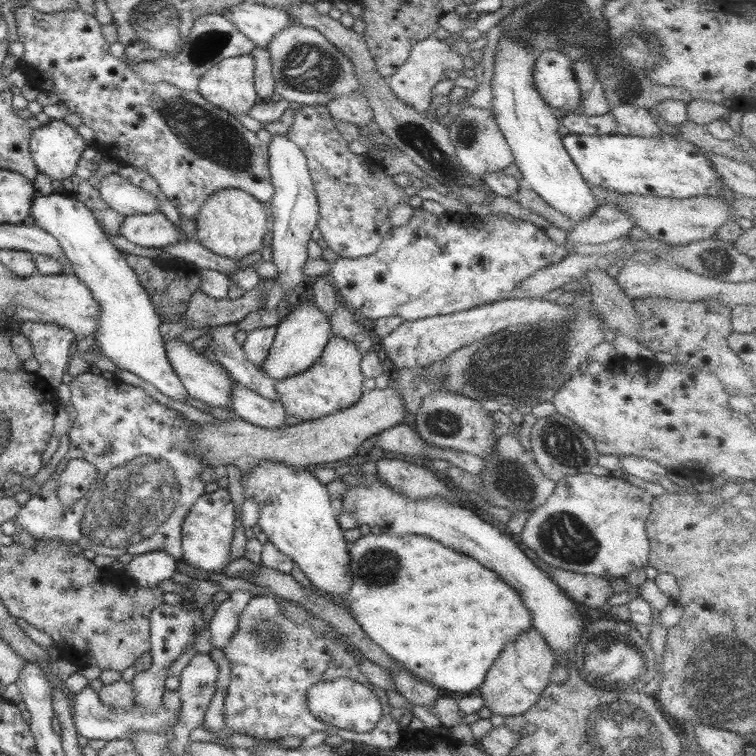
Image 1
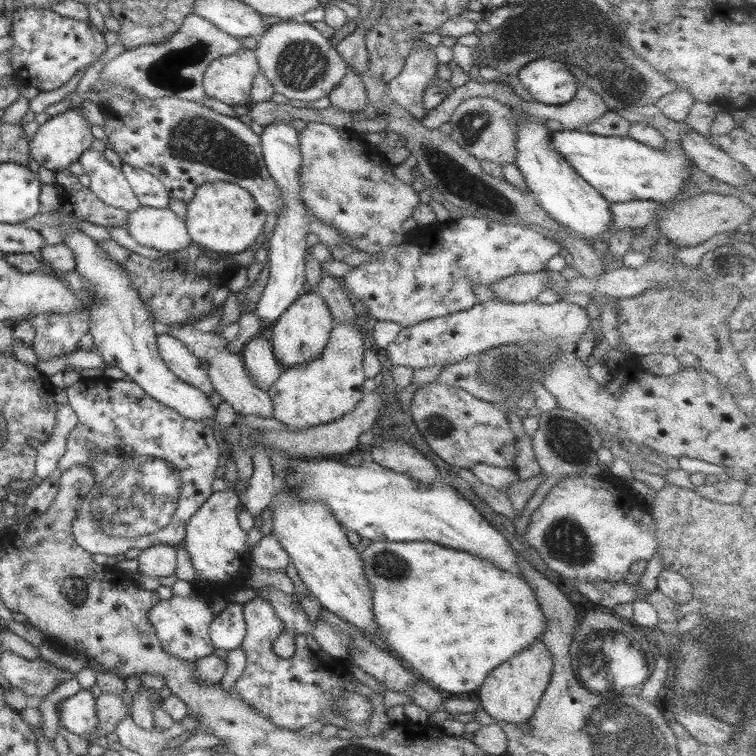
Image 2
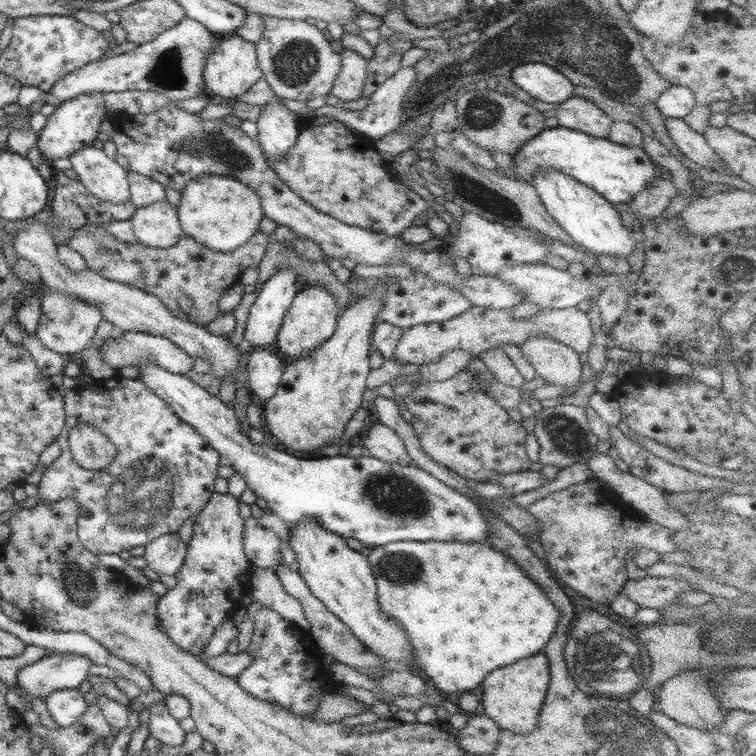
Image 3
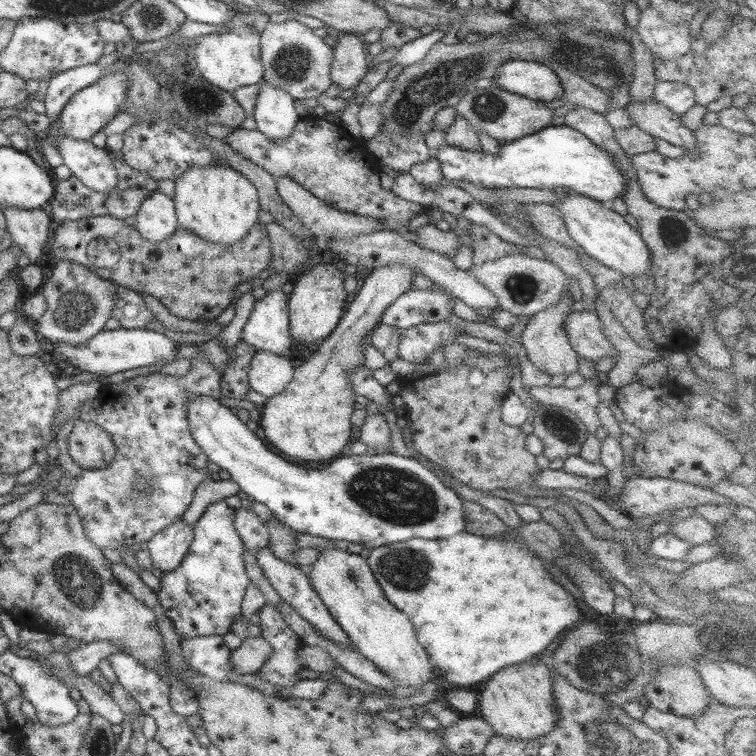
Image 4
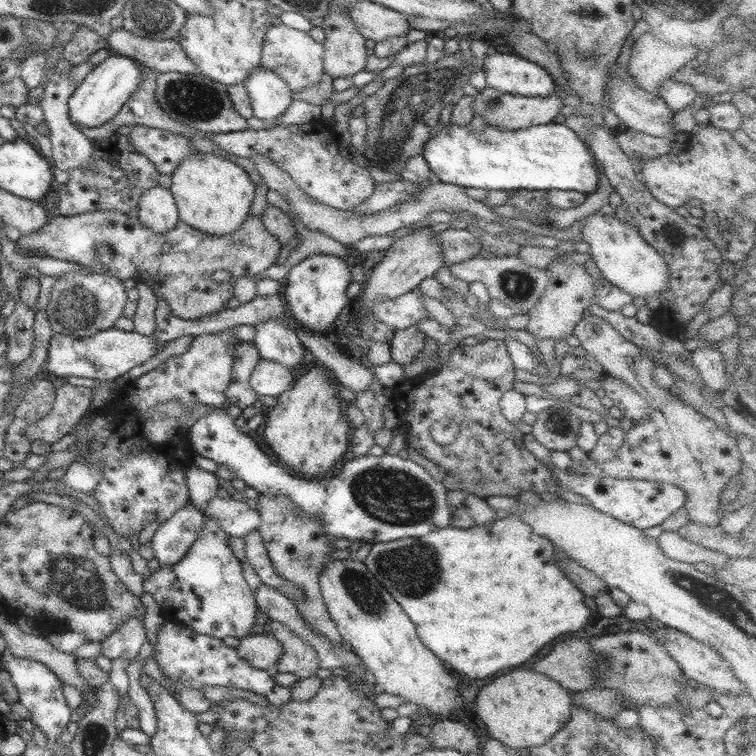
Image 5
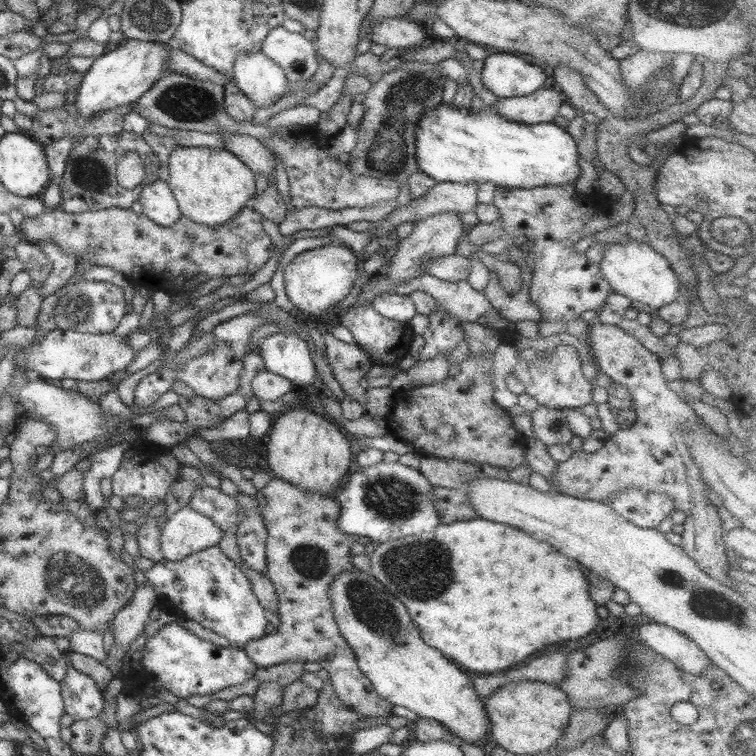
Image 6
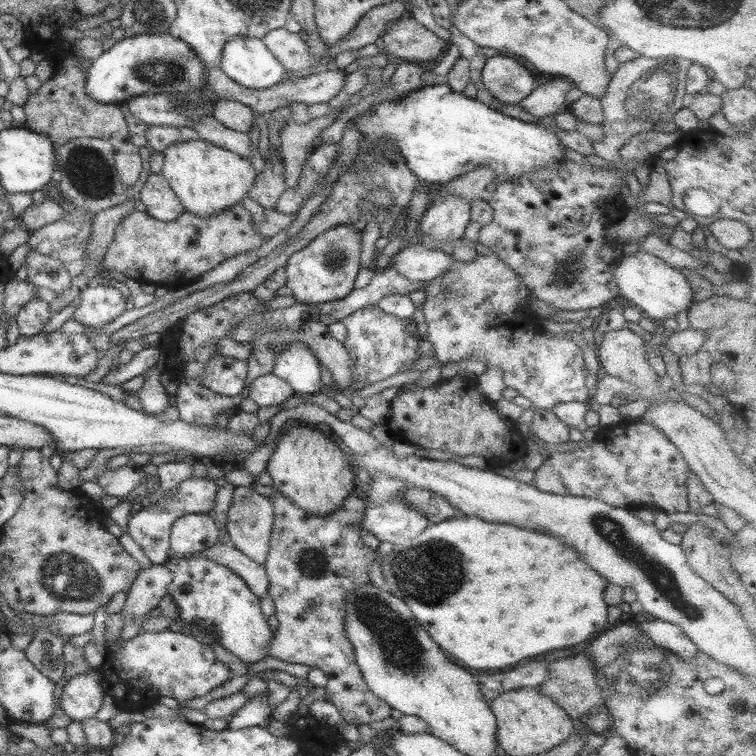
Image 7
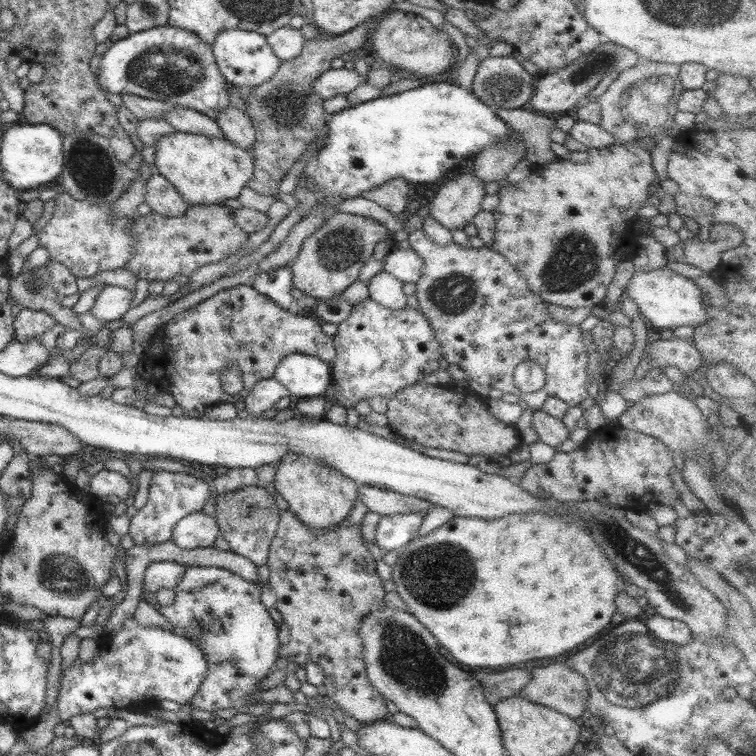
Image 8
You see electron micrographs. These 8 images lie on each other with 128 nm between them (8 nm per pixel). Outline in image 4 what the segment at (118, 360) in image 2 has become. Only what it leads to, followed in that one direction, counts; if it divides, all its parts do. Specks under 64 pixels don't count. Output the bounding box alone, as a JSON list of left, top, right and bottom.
[186,395,464,551]

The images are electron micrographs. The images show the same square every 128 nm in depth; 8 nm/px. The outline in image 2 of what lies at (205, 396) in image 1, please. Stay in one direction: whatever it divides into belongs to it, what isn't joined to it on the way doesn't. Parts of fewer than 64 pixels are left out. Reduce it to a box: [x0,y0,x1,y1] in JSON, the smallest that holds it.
[156,333,215,395]

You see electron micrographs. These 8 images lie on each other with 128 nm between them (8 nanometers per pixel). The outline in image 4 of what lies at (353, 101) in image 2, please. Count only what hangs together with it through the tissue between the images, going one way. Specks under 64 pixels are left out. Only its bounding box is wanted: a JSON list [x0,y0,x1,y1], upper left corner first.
[331,34,370,91]

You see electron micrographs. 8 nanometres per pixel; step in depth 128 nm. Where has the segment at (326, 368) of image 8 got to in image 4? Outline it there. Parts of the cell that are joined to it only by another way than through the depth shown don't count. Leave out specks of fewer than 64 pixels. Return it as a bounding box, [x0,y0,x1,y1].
[242,288,295,358]

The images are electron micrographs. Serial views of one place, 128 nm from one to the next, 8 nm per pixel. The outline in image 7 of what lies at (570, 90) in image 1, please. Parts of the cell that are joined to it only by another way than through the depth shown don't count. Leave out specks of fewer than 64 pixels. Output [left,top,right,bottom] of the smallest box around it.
[482,54,538,105]

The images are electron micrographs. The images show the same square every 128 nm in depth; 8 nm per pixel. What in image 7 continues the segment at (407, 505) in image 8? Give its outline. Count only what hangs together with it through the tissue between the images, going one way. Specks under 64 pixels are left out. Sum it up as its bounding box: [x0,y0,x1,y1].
[403,488,461,523]

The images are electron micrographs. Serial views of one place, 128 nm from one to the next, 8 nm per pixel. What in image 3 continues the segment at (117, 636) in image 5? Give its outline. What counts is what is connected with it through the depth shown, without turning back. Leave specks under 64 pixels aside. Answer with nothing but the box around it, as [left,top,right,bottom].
[17,653,94,699]

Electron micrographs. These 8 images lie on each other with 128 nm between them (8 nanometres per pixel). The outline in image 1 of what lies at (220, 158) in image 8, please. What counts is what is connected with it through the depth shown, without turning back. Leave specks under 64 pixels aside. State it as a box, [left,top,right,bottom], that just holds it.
[195,188,269,259]

